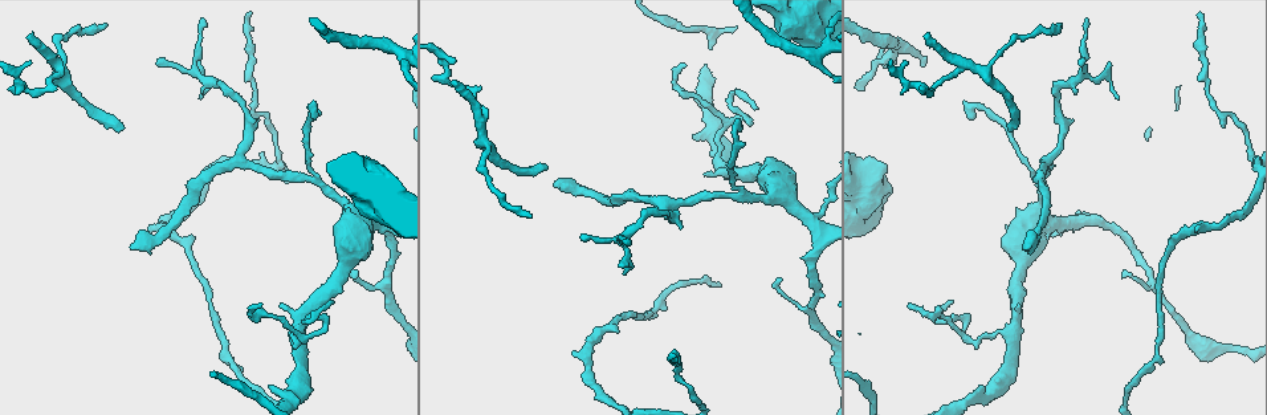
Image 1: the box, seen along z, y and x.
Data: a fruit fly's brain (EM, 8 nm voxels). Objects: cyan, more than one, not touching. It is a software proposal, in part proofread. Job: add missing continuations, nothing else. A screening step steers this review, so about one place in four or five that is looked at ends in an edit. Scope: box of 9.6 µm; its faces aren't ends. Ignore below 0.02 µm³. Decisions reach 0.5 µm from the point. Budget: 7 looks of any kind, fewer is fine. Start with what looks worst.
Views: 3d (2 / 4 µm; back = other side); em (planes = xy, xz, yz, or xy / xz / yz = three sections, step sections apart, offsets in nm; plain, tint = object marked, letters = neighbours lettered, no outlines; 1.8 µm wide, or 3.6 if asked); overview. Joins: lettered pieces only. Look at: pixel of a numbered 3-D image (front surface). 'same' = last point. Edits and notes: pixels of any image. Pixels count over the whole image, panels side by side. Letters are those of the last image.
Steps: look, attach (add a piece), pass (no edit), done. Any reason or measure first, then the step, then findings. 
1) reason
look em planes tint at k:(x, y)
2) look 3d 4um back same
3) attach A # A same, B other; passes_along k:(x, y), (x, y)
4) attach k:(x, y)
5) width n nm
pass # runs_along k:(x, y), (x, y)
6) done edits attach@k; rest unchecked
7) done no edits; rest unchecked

thin end
look 3d 4um back at 1:(926, 36)

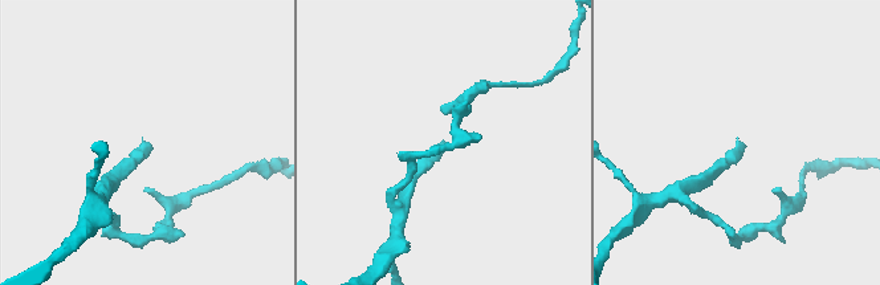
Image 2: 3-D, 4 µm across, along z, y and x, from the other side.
look em planes letters at 2:(737, 137)

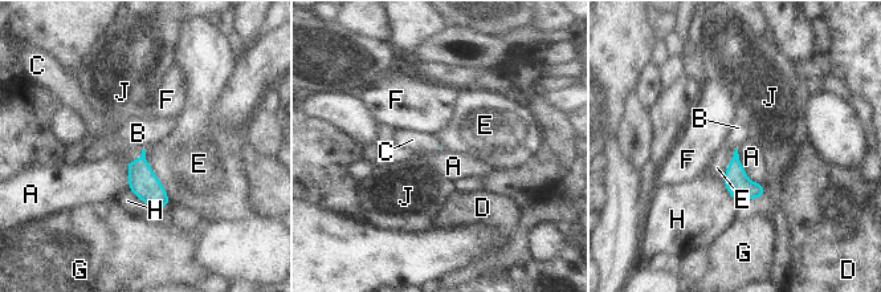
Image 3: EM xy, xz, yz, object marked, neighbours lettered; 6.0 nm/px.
attach C # A other, B other, C same, D other, E other, F other, G other, H other, J other; passes_along 3:(142, 181), (139, 158), (127, 153); it goes on there

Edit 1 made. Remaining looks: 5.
tapers out
look em planes plain at 1:(1060, 27)

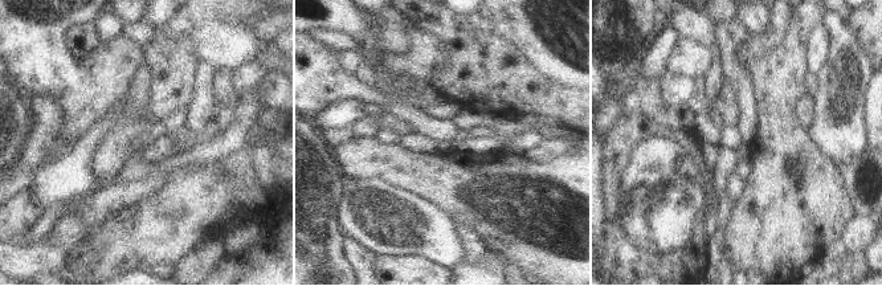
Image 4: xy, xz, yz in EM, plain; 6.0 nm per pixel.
what lies round it
look em planes letters same

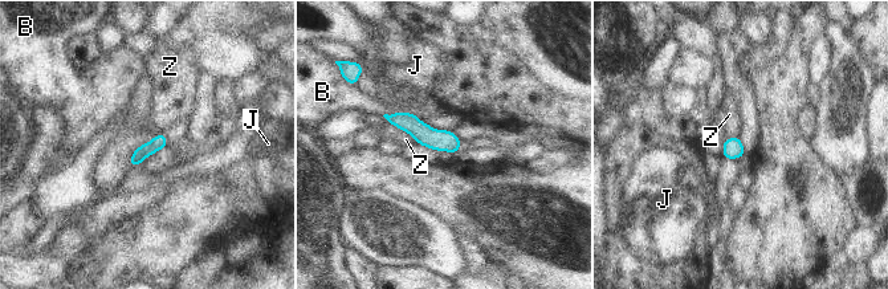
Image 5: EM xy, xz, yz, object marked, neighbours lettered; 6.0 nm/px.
pass # B other, J other, Z other; border 5:(402, 130), (416, 142); no lettered piece goes on from it

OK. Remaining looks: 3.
look overview

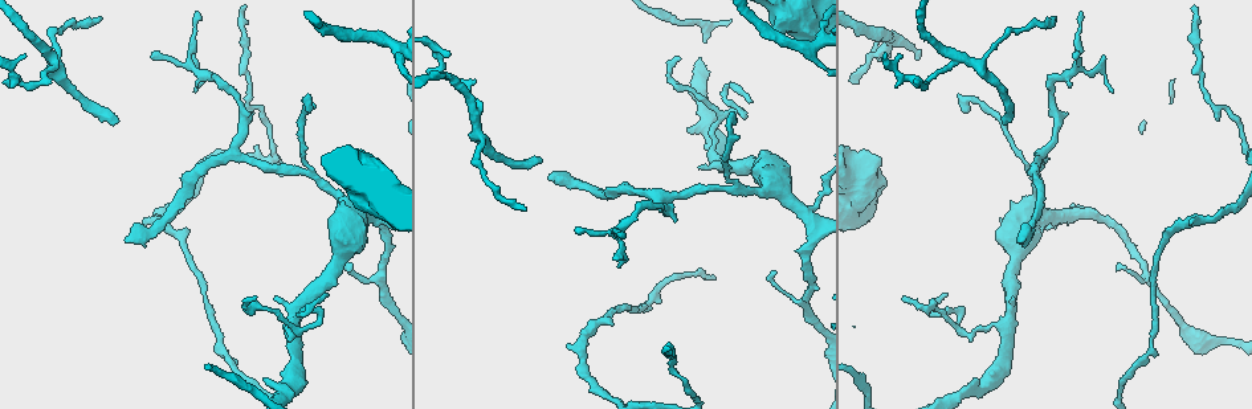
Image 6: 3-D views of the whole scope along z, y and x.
branch stops here
look 3d 2um at 6:(1021, 243)

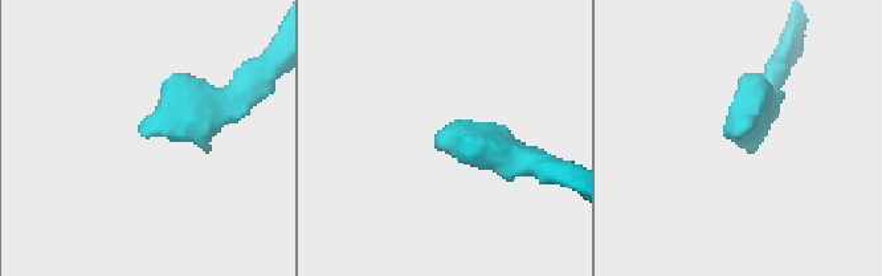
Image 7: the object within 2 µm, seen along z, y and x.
look em planes letters at 7:(141, 129)

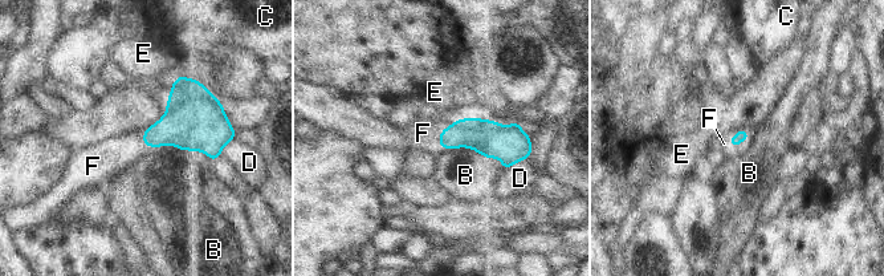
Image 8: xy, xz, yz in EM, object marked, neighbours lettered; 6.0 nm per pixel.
longest_contact B 420 nm
attach F # B other, C other, D other, E other, F same; it goes on there

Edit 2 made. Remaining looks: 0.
done edits attach@3, attach@8; rest unchecked

